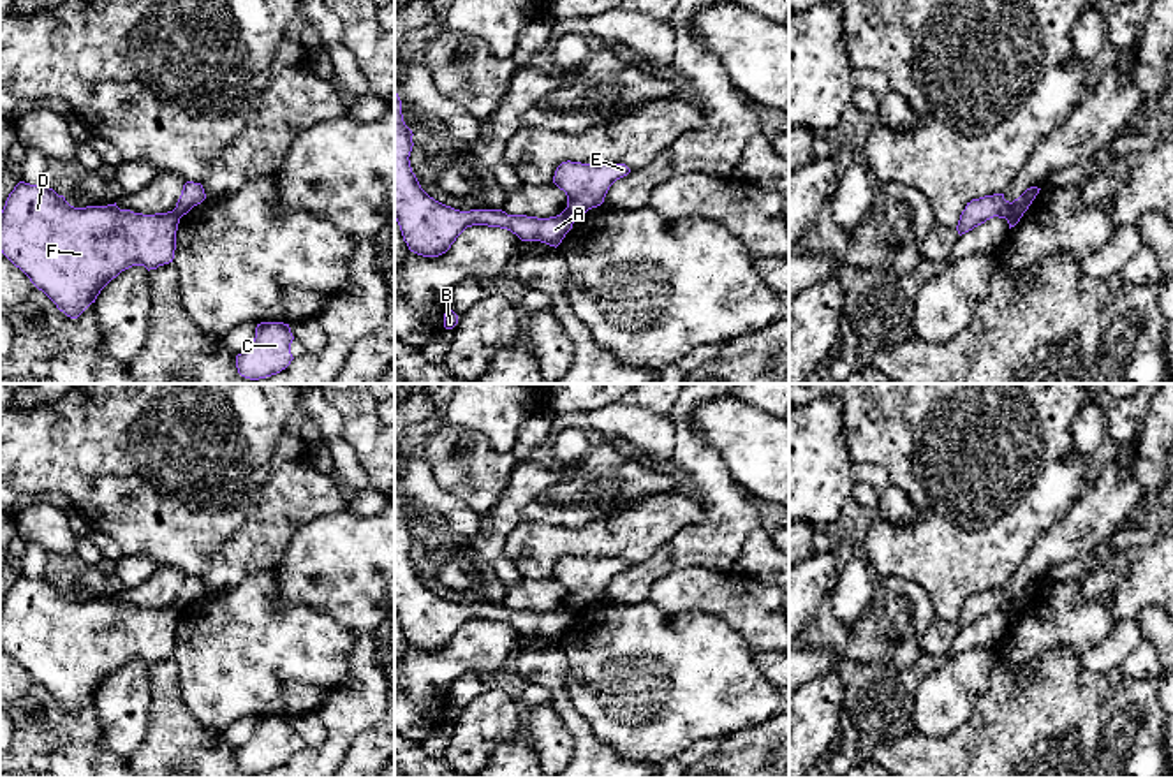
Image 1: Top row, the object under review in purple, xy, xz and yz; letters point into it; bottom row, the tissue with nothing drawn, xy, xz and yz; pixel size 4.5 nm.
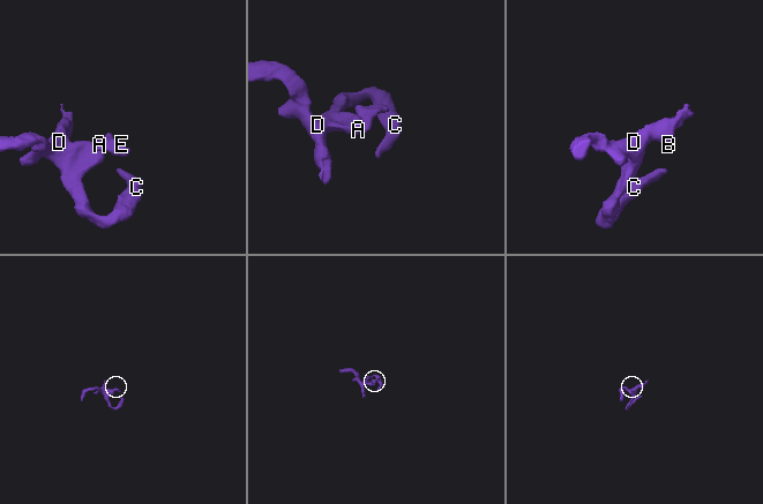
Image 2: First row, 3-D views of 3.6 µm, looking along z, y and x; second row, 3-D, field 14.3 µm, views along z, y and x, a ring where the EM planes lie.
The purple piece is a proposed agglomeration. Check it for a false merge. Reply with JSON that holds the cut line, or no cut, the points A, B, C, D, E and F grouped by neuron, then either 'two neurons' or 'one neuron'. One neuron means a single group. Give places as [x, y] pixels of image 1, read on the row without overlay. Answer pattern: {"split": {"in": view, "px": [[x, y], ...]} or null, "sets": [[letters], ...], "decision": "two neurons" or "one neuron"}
{"split": {"in": "xz", "px": [[568, 601], [575, 613]]}, "sets": [["A", "B", "C", "D", "F"], ["E"]], "decision": "two neurons"}

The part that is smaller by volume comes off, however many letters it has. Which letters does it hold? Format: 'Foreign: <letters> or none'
Foreign: E

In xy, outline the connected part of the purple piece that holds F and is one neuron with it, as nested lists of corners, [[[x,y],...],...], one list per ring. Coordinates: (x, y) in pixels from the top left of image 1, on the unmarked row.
[[[19,576],[0,606],[0,646],[19,662],[60,706],[70,713],[77,713],[122,665],[132,660],[144,660],[150,665],[173,657],[180,613],[181,611],[174,604],[143,609],[120,604],[116,597],[107,600],[74,602],[46,577],[30,579]]]

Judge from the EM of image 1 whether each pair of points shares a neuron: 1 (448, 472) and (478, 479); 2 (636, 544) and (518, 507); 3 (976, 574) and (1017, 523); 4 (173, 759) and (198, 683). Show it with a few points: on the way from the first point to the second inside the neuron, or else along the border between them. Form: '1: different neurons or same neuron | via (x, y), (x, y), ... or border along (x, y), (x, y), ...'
1: same neuron | via (455, 472), (471, 472)
2: different neurons | border along (615, 509), (578, 527), (538, 523)
3: same neuron | via (976, 560), (1003, 534)
4: different neurons | border along (178, 671), (184, 704), (205, 726), (221, 731)

